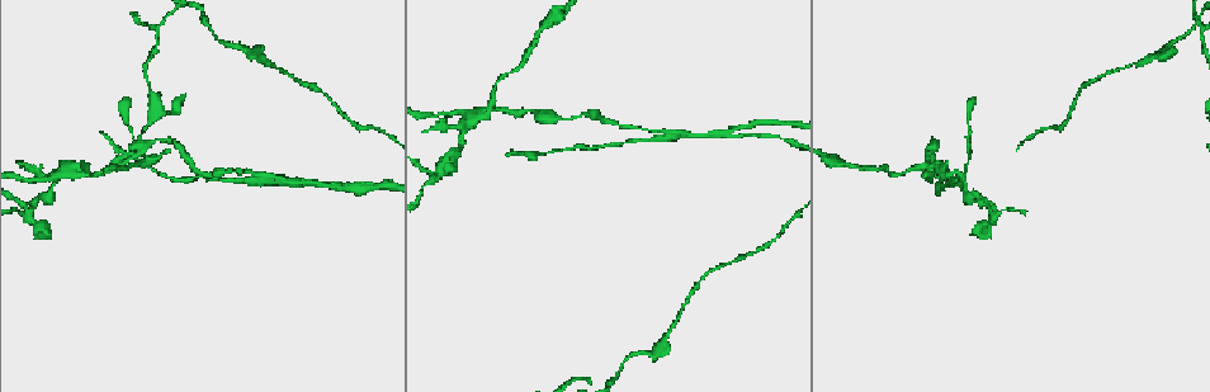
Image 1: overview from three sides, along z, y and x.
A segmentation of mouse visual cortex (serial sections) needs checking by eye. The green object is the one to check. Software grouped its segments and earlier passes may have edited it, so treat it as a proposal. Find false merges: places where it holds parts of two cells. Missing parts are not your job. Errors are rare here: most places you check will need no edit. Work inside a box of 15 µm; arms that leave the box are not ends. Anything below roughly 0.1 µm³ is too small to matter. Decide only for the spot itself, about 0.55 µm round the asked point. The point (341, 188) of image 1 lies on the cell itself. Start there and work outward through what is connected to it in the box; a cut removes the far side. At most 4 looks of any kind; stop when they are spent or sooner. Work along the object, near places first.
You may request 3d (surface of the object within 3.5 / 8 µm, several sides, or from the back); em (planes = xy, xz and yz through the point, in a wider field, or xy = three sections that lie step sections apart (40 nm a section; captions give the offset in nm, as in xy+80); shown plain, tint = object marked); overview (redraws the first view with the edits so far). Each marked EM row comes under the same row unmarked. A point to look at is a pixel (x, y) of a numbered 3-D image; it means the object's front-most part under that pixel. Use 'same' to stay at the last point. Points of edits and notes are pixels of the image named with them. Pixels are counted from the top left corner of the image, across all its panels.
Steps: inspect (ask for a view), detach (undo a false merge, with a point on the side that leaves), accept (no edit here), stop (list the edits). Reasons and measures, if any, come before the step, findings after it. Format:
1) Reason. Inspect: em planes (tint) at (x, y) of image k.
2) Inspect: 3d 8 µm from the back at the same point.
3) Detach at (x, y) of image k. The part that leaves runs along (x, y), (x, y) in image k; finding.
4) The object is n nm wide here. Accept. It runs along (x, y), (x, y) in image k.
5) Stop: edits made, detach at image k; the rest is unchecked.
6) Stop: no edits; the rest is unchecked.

Narrows sharply. Inspect: 3d 3.5 µm at (950, 183) of image 1.

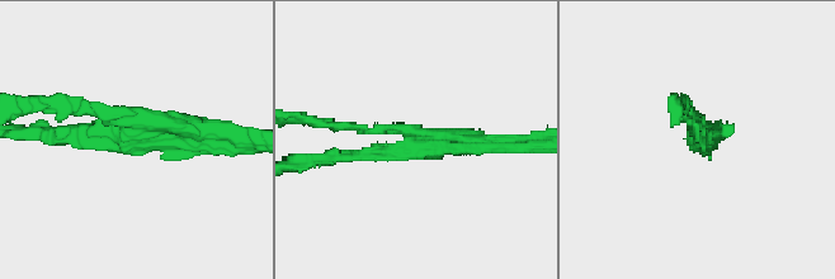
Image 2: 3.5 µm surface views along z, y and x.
3 arms meet here; the arms are 150, 150, 200 nm wide. Inspect: em xy step 3 (tint) at (699, 133) of image 2.

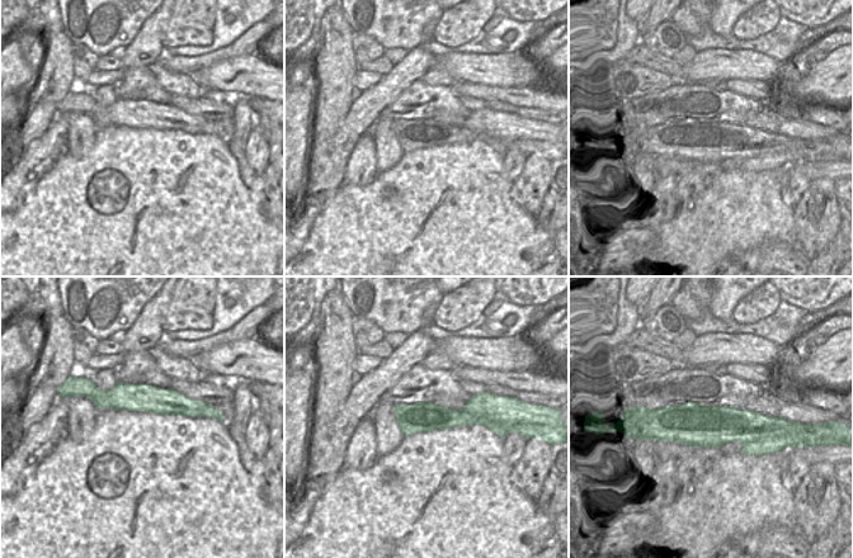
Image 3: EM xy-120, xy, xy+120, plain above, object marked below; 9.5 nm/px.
Detach at (78, 137) of image 2. A border runs along (463, 410), (490, 421) in image 3; a second cell is stuck on.

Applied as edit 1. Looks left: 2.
Sharp bend. Inspect: 3d 8 µm at (82, 171) of image 1.

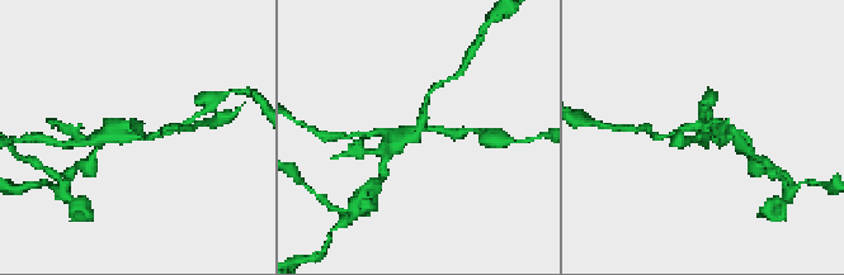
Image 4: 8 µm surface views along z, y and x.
Zoom in. Inspect: 3d 3.5 µm at (135, 139) of image 4.

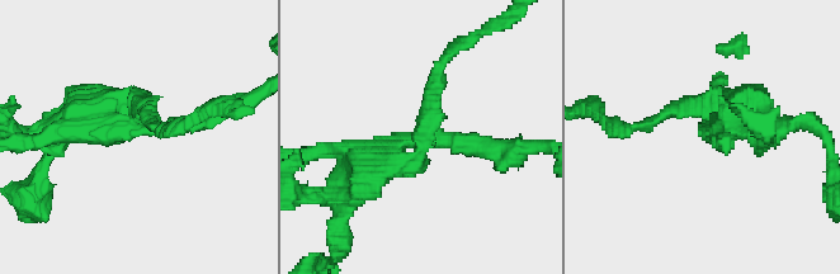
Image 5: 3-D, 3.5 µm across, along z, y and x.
Detach at (343, 204) of image 5. The part that leaves runs along (359, 156), (344, 179), (335, 258) in image 5; a second cell is stuck on.

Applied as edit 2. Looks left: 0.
Stop: edits made, detach at image 2, detach at image 5; the rest is unchecked.

